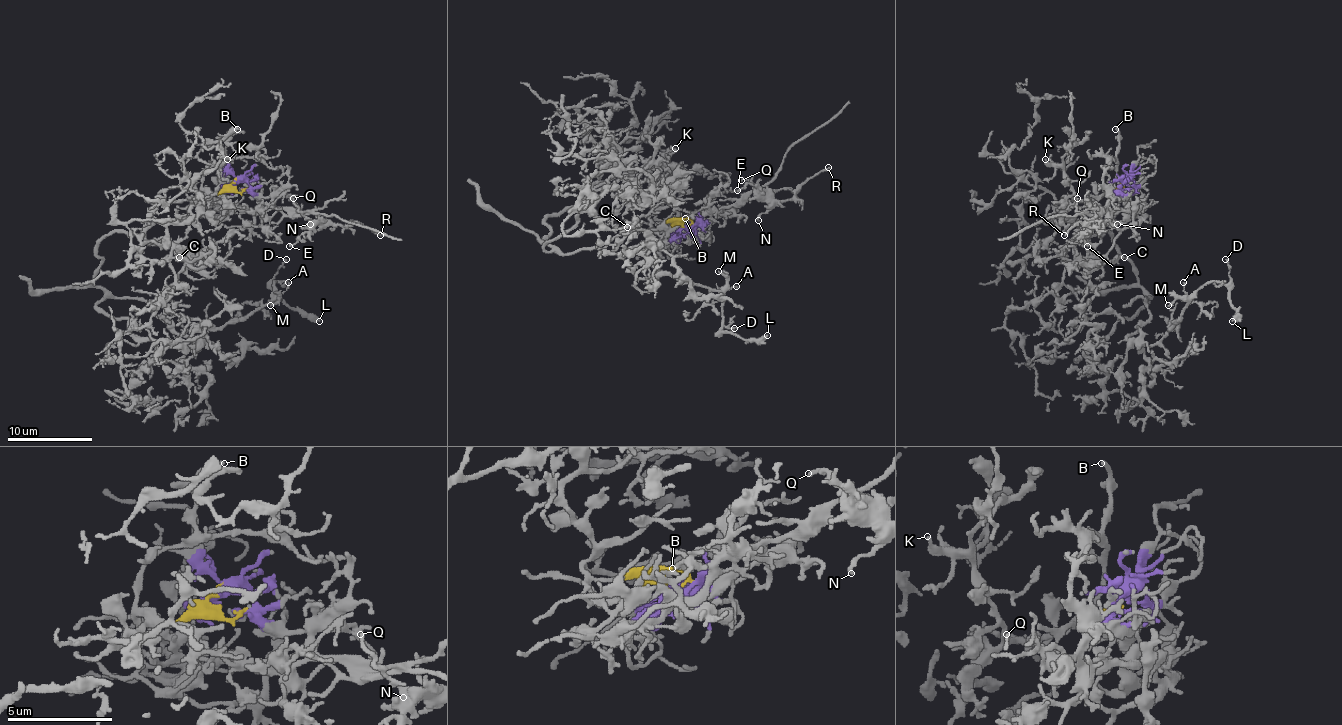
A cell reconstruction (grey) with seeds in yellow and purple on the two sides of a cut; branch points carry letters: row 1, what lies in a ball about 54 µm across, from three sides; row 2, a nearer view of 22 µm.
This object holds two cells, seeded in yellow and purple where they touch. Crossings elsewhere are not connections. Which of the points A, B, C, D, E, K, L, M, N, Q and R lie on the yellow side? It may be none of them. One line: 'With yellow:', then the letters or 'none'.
With yellow: A, B, C, D, K, L, M

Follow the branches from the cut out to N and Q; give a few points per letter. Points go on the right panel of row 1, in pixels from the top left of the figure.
N: (1122, 179), (1120, 192), (1097, 214), (1101, 224), (1107, 220), (1118, 224)
Q: (1122, 179), (1120, 192), (1094, 214), (1077, 209), (1077, 199)

